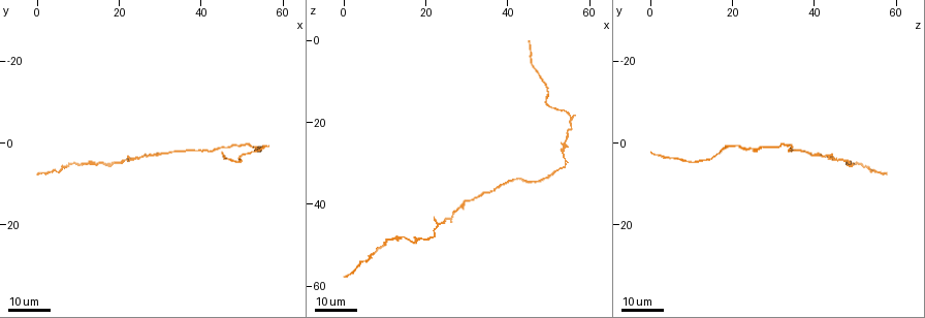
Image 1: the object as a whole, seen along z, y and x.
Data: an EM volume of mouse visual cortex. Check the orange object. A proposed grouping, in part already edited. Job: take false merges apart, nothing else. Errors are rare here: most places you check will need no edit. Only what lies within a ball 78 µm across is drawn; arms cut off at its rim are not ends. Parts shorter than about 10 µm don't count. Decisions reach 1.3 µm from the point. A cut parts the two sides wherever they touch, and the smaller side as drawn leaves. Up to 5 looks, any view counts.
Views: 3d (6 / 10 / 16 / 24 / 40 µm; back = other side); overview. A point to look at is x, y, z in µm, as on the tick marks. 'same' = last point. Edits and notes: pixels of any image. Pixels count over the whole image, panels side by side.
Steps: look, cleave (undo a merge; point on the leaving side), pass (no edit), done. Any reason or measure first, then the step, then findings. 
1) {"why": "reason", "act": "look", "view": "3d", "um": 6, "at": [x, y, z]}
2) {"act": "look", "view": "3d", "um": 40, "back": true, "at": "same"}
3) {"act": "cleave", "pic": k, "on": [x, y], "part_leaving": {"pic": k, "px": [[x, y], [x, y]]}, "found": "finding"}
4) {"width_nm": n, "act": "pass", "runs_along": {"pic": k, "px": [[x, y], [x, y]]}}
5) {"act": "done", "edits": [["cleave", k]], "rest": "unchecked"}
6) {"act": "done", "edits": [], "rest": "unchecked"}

{"act": "look", "view": "3d", "um": 16, "at": [41.0, 1.5, 34.5]}

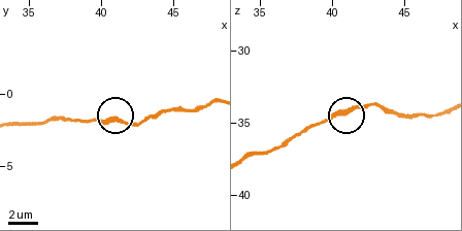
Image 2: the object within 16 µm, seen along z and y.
{"act": "look", "view": "3d", "um": 10, "at": [41.6, 1.8, 34.2]}

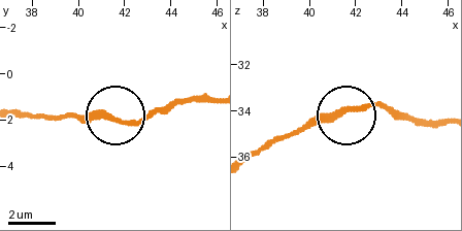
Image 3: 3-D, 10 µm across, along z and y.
{"act": "look", "view": "3d", "um": 10, "back": true, "at": [41.4, 2.0, 34.1]}

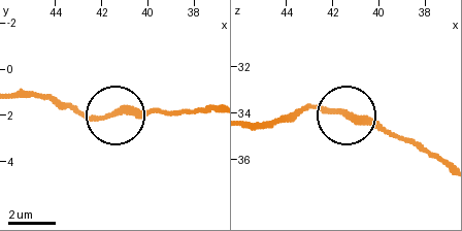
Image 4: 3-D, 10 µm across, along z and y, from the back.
{"width_nm": 270, "act": "pass", "runs_along": {"pic": 4, "px": [[111, 116], [96, 119], [62, 107]]}, "found": "continuous, no second neuron"}

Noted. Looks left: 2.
{"why": "calibre changes", "act": "look", "view": "3d", "um": 24, "at": [28.0, 3.0, 40.5]}

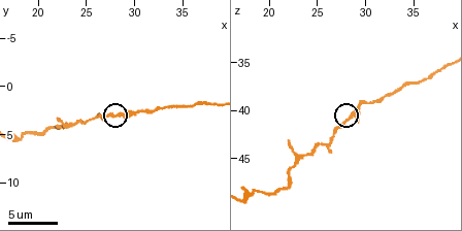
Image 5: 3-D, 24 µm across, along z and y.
{"act": "look", "view": "3d", "um": 10, "at": [28.2, 2.8, 40.8]}

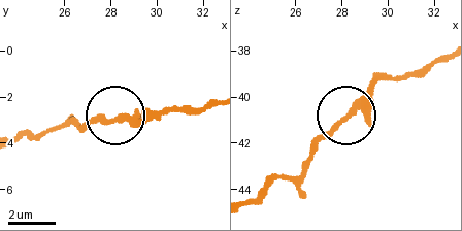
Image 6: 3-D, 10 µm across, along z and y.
{"arms": 3, "act": "pass", "runs_along": {"pic": 6, "px": [[439, 57], [381, 80], [305, 161]]}, "found": "all the same neuron"}

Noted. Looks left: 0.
{"act": "done", "edits": [], "rest": "unchecked"}

